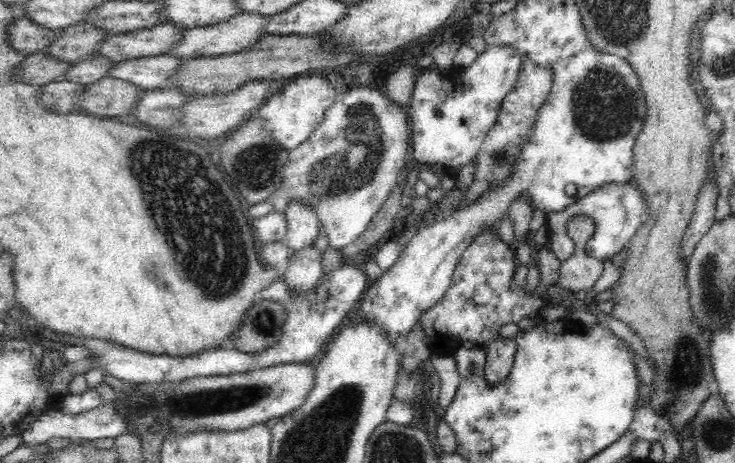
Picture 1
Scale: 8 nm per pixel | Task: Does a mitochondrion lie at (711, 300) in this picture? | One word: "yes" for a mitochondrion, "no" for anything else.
yes

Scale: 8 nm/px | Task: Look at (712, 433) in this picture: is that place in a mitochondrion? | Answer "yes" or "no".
yes

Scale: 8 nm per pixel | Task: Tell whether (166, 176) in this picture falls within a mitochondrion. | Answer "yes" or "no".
yes

